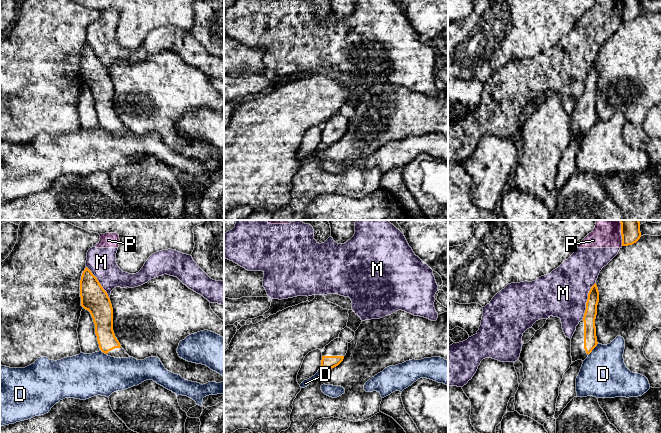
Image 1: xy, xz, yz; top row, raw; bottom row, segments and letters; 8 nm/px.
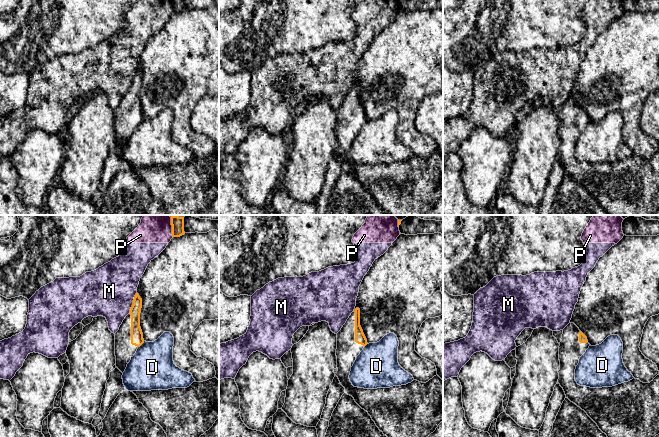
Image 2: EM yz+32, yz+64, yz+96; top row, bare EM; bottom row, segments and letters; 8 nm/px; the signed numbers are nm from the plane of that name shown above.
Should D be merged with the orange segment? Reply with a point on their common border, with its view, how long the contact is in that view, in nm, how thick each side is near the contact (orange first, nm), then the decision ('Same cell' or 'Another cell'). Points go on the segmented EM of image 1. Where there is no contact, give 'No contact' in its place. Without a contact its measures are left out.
Touches orange at yz (593, 348). Shared border 120 nm. Thickness 110 nm (orange) against 380 nm. Another cell

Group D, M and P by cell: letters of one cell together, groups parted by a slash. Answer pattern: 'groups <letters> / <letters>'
groups D / M P

